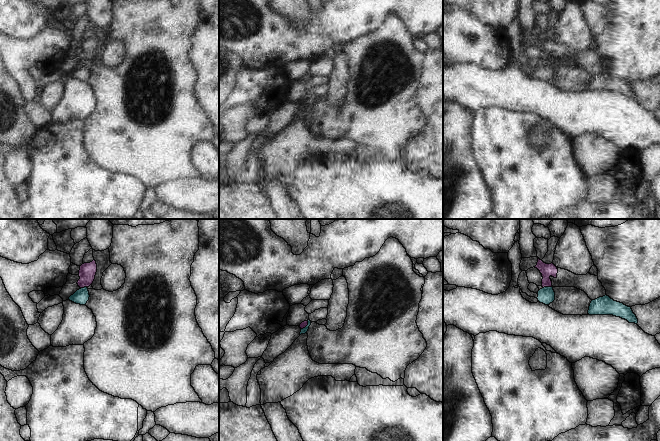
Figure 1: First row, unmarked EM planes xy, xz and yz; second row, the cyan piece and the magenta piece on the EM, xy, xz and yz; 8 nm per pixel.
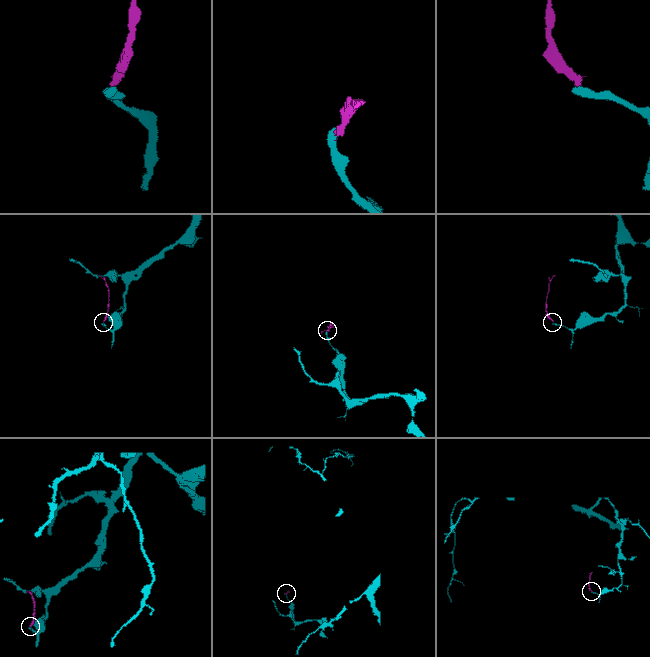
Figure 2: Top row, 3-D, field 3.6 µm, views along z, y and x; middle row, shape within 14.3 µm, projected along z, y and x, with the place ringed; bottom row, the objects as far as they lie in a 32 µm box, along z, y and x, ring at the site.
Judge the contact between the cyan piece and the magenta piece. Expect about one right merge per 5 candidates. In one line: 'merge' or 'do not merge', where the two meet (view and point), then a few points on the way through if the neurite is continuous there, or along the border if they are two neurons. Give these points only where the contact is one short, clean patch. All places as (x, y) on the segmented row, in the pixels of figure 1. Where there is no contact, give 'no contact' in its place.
do not merge; meets cyan in yz at (547, 287); border along yz (551, 286), (543, 288)

